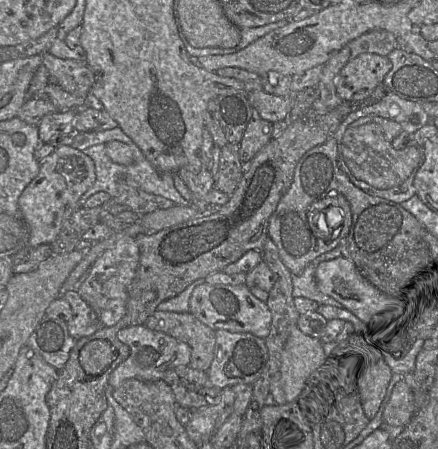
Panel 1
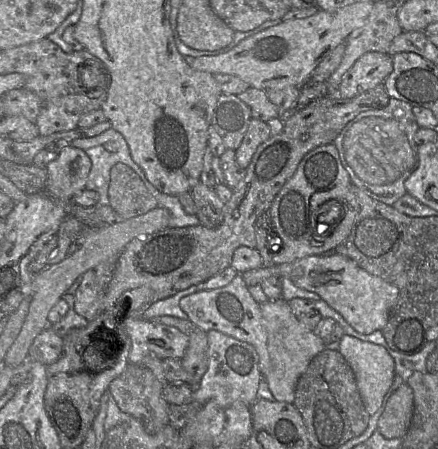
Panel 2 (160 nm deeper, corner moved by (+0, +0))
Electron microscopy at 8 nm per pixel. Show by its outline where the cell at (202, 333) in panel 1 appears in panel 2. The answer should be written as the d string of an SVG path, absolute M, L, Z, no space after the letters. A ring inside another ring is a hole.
M158 316L149 321L176 327L188 336L189 343L183 357L181 358L181 364L190 376L189 385L196 387L208 368L207 332L196 326L189 319L181 319L174 316Z

